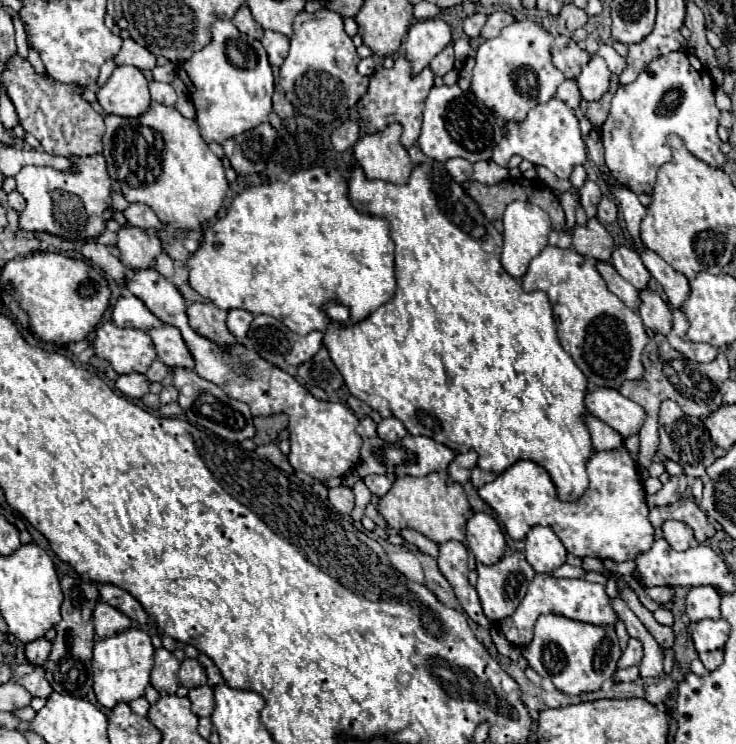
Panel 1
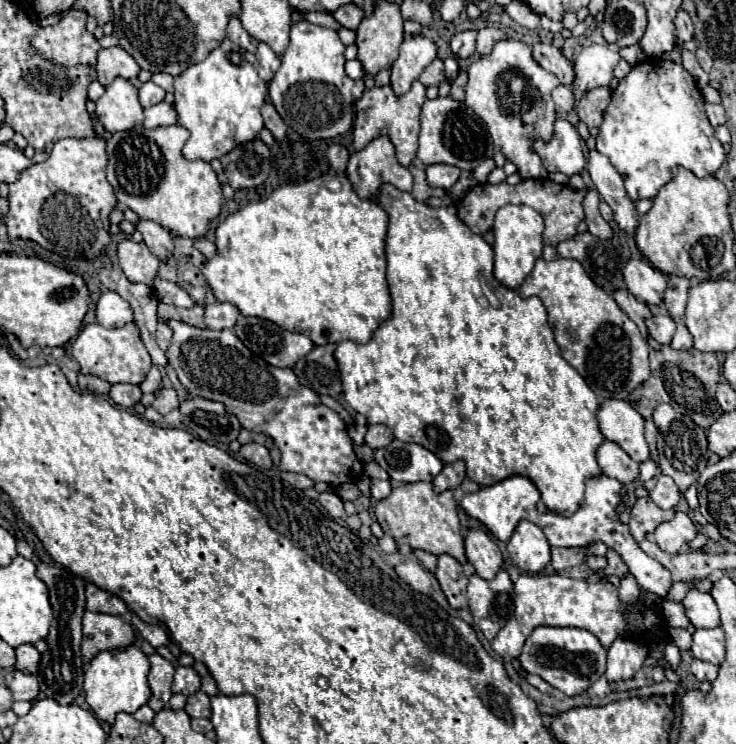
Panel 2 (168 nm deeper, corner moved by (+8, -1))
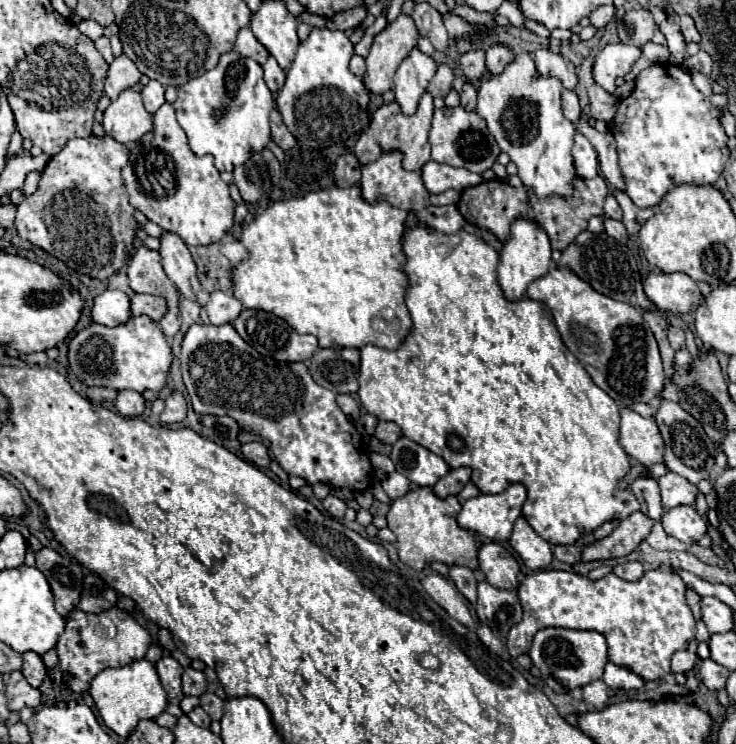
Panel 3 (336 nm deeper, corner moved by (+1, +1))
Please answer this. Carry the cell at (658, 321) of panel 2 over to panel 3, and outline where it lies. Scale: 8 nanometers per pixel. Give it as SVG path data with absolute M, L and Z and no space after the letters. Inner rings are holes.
M670 327L670 331L668 331L668 339L670 339L672 349L676 349L676 351L686 347L686 343L684 343L684 331L678 329L678 327Z

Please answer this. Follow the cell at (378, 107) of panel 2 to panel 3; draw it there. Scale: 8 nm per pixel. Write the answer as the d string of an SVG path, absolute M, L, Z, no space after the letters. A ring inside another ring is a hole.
M428 91L422 95L420 105L418 105L418 111L414 115L410 115L410 117L400 111L400 105L396 101L390 103L390 105L382 105L372 115L372 121L370 121L368 131L362 133L362 137L358 139L358 143L354 147L354 155L358 157L358 161L362 165L366 165L366 163L372 163L374 159L378 159L382 155L382 151L384 153L388 153L388 151L400 151L404 155L402 167L406 171L420 171L430 161L428 131L430 131L432 115L434 115L434 103L432 103L432 97L430 97Z

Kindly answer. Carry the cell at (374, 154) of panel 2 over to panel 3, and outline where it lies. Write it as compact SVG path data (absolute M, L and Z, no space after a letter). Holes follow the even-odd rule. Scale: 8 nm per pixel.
M398 151L384 153L378 161L364 165L364 167L362 167L360 187L362 187L362 197L364 197L368 203L388 201L388 203L392 203L394 207L408 209L408 211L410 211L410 209L412 209L412 211L420 211L420 209L424 209L424 207L430 205L430 193L426 191L426 187L424 187L424 183L422 183L422 179L420 179L420 173L402 169L402 155L400 155Z

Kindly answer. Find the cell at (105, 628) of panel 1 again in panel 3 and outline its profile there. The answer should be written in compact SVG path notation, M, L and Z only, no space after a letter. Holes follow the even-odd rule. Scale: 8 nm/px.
M110 607L102 613L84 613L80 609L70 611L70 619L66 619L66 631L56 645L58 653L58 671L66 671L70 675L70 691L84 693L90 689L92 679L108 669L108 667L124 667L132 661L138 661L146 655L152 643L150 633L136 623L136 619L118 607Z

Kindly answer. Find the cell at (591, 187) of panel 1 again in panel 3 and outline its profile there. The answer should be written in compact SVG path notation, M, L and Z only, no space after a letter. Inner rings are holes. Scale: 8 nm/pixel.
M604 219L604 231L614 237L616 241L620 243L626 243L628 241L628 233L626 233L626 227L620 223L620 221L612 221L612 219Z

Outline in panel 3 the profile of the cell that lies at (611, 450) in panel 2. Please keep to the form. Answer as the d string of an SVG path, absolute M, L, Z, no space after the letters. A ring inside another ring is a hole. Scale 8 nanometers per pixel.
M638 477L632 485L630 485L632 493L636 495L638 503L640 503L640 511L650 517L652 521L660 521L662 519L662 503L660 503L660 487L658 481L652 477Z

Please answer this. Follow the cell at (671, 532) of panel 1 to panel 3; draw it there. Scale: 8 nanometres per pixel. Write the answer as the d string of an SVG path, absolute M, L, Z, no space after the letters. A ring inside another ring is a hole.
M690 505L668 509L662 517L662 527L668 535L688 545L696 543L708 531L708 523Z

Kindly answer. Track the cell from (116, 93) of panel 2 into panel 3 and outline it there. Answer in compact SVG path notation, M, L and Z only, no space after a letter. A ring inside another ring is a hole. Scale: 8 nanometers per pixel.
M126 89L116 101L104 111L104 131L118 143L138 141L142 135L152 131L152 115L144 109L140 93Z

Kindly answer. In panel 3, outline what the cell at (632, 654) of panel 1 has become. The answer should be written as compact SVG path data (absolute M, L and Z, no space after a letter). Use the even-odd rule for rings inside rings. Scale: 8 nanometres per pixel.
M606 663L604 669L604 677L602 681L610 687L610 689L640 689L644 685L644 679L636 673L632 673L626 667L614 665L614 663Z

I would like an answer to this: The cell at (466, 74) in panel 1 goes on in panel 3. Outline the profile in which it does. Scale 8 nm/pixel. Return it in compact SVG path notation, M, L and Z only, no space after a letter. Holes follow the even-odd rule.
M472 83L464 85L464 91L460 93L460 105L466 107L466 111L474 111L476 109L476 89Z

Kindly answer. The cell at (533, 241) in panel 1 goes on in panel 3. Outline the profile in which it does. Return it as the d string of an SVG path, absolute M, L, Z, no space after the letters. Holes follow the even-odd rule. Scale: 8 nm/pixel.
M516 219L512 223L512 237L510 241L504 243L504 249L500 253L500 263L498 263L498 283L510 301L518 301L526 295L526 287L534 281L540 279L550 271L552 263L552 249L548 235L528 219Z

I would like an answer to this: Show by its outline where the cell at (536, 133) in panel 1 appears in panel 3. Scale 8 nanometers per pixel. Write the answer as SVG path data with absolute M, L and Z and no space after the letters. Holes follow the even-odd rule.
M576 133L576 143L574 143L574 165L580 177L588 179L588 177L596 177L598 175L598 155L596 149L592 147L592 143Z

